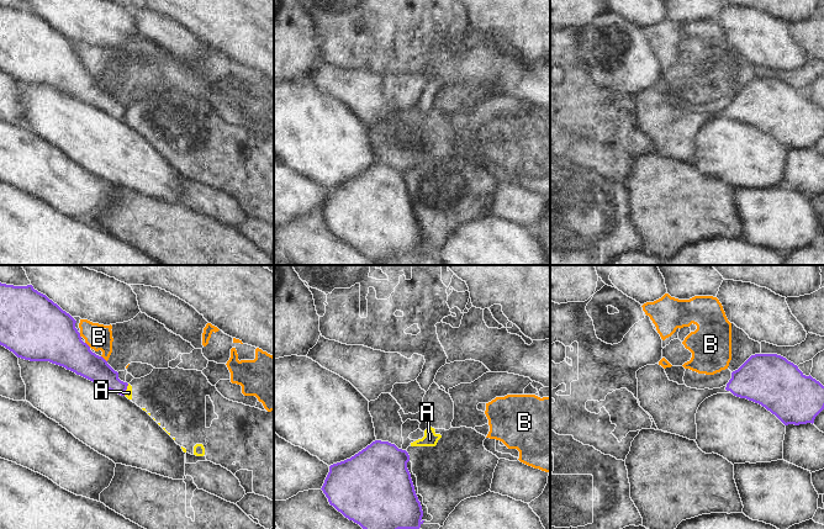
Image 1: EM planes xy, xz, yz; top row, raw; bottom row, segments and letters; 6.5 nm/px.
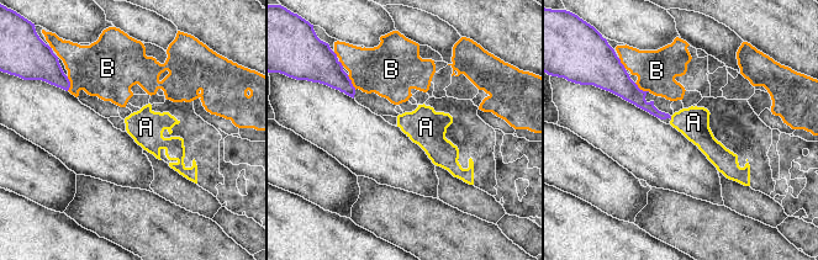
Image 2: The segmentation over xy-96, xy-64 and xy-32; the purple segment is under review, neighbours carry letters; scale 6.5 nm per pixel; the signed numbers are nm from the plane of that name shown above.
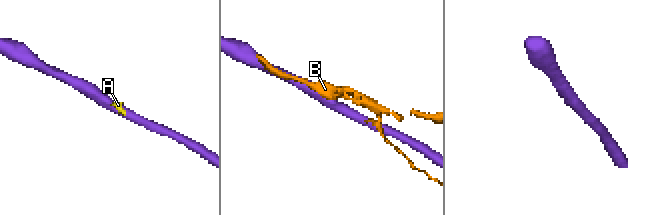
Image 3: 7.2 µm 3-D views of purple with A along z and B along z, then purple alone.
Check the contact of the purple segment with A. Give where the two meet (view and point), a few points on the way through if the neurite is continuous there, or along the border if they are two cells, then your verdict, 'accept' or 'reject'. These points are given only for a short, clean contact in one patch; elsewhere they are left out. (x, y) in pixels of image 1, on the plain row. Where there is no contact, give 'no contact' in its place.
meets purple in xy at (126, 112); border along xy (128, 107), (123, 118); reject

